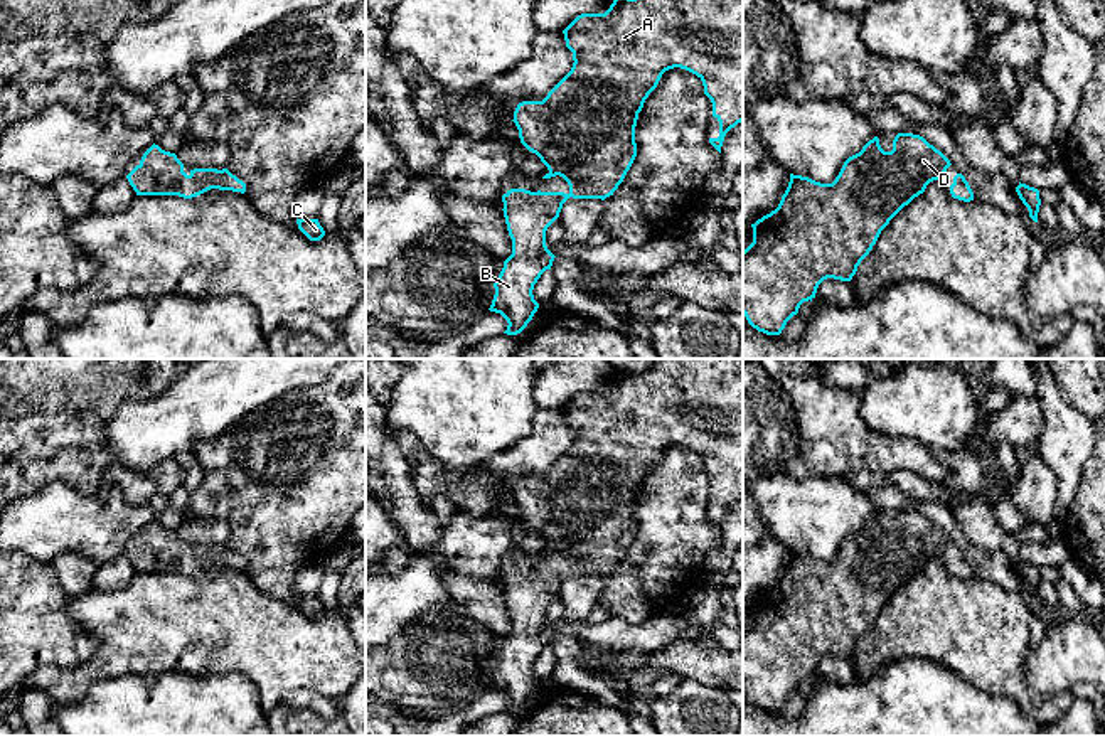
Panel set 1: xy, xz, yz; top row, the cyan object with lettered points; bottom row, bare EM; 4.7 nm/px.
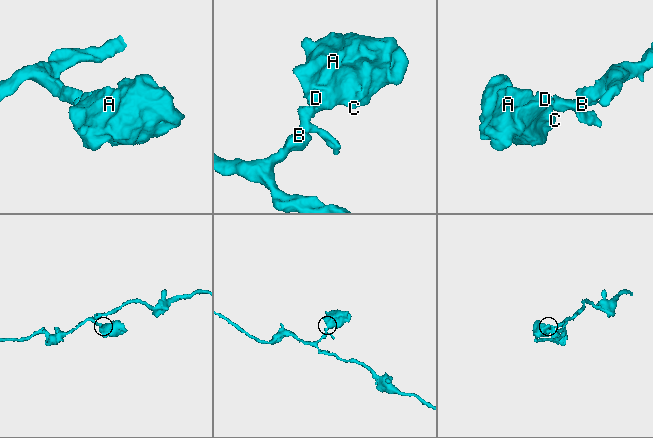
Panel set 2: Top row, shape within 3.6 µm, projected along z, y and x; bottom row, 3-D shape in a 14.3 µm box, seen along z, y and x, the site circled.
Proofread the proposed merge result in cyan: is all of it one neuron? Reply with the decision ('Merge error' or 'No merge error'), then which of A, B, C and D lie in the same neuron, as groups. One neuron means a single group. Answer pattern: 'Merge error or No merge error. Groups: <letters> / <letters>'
No merge error. Groups: A B C D

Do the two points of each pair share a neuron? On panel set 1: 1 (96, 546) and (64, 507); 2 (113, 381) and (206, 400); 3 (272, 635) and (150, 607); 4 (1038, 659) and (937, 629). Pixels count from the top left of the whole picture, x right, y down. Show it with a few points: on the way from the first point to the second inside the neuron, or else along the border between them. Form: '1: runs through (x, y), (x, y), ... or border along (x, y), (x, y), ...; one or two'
1: runs through (93, 536), (74, 517); one
2: border along (177, 376), (149, 398), (122, 401); two
3: runs through (241, 630), (224, 624), (181, 624); one
4: border along (1031, 644), (1024, 659), (1024, 676), (1038, 693); two

